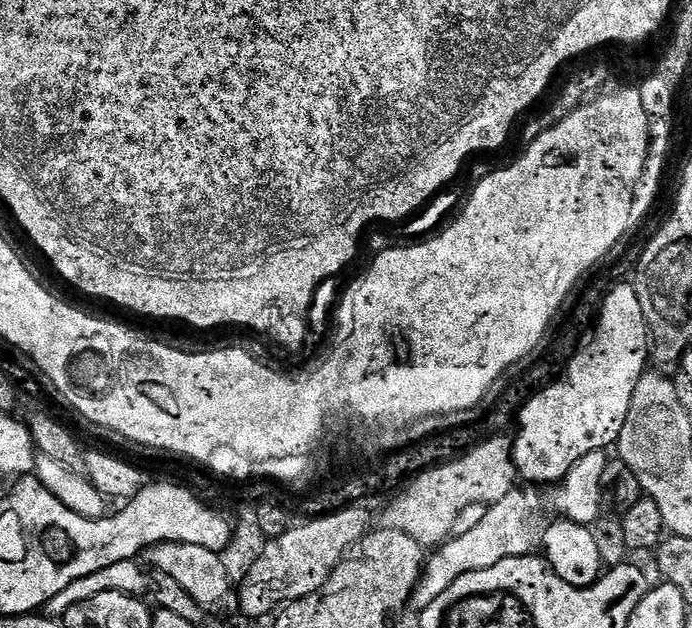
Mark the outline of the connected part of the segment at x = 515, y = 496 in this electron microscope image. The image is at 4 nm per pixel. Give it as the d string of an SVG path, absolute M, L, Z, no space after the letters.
M532 486L513 488L510 494L506 494L506 498L502 498L502 502L491 505L485 511L488 513L473 528L466 529L464 533L461 531L439 545L438 551L435 551L438 553L433 558L431 555L431 558L424 565L423 572L420 573L420 583L417 584L416 591L412 593L411 603L413 605L417 604L417 609L420 610L428 608L436 598L446 594L446 590L450 590L452 583L458 578L462 578L462 574L470 574L474 570L486 570L490 566L498 566L498 562L502 562L508 556L526 556L535 553L542 540L540 496L536 492L539 491Z

